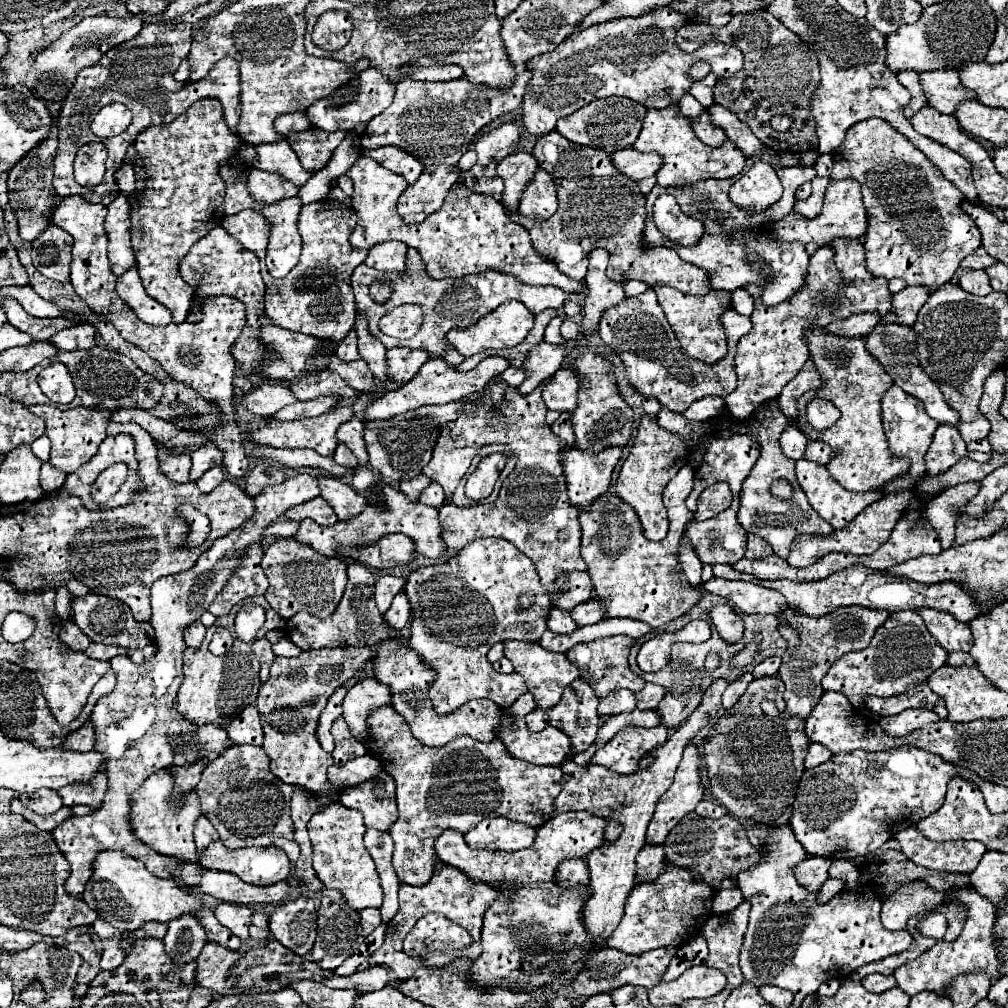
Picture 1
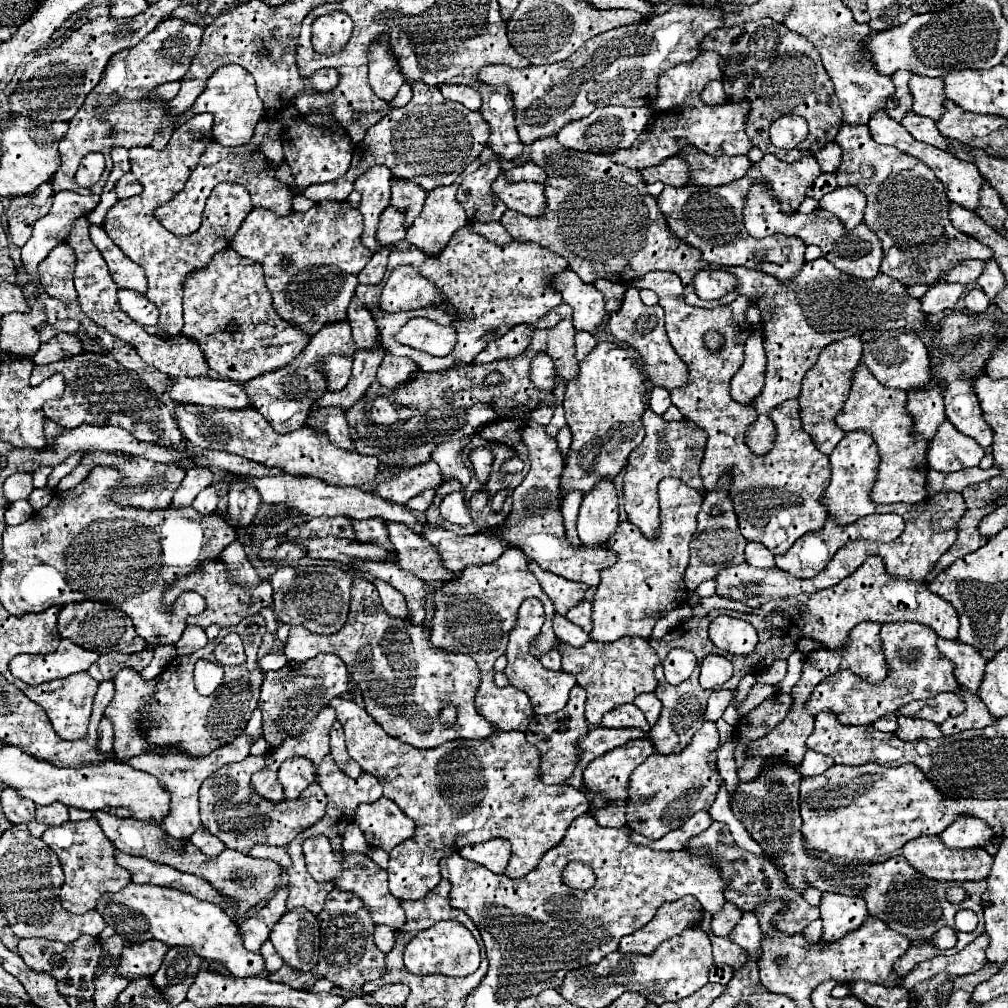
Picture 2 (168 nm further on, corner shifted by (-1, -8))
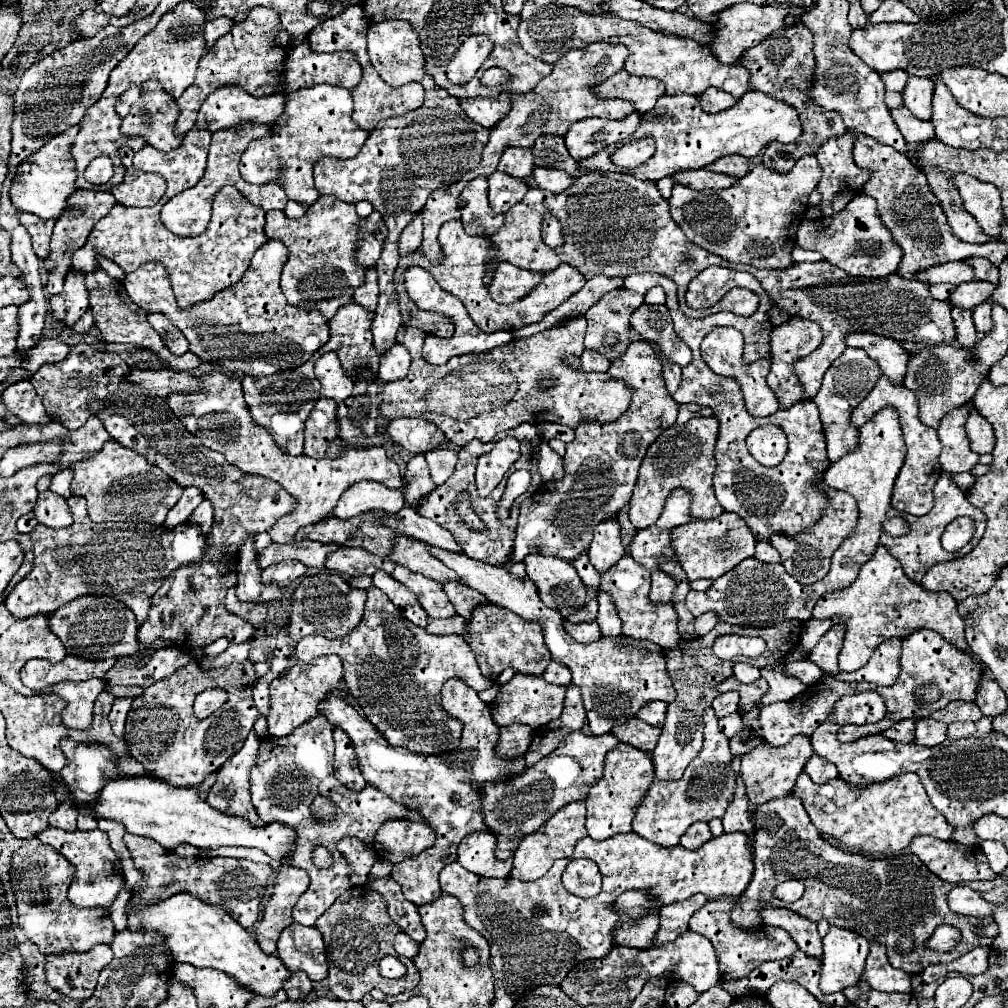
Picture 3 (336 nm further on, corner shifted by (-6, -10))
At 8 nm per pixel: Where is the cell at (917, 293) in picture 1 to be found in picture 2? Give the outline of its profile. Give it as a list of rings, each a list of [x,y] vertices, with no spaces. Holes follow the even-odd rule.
[[[939,283],[931,287],[919,301],[921,301],[921,311],[925,315],[937,315],[945,309],[953,309],[957,299],[965,293],[965,285],[961,283]]]

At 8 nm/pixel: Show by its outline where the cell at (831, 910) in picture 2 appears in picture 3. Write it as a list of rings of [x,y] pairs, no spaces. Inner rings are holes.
[[[830,927],[822,943],[824,961],[820,971],[820,989],[824,993],[834,993],[848,985],[856,985],[864,973],[870,943],[860,935],[838,927]]]

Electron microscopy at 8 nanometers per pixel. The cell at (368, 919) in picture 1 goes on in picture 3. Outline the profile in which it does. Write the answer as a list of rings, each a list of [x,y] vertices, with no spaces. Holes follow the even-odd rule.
[[[398,933],[394,939],[394,949],[398,955],[412,959],[412,957],[416,957],[416,949],[420,949],[420,943],[412,941],[406,933]]]

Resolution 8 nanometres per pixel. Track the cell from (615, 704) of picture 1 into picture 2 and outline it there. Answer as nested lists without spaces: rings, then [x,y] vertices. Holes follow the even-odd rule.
[[[623,705],[623,707],[615,707],[615,711],[607,711],[607,715],[603,715],[601,721],[603,727],[641,727],[643,731],[649,731],[649,723],[645,721],[643,713],[633,705]]]

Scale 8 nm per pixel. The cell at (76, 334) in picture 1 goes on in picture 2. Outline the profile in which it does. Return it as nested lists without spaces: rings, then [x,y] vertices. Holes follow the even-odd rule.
[[[59,333],[53,339],[41,343],[41,349],[35,353],[33,363],[35,365],[47,365],[51,361],[67,359],[71,355],[83,353],[83,343],[77,335],[73,333]]]

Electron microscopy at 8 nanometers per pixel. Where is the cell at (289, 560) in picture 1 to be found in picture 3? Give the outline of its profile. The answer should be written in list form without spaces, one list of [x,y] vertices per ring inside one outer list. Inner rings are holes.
[[[316,575],[304,577],[292,597],[292,615],[288,623],[288,635],[294,643],[308,635],[324,635],[328,639],[338,639],[350,633],[362,619],[366,605],[366,591],[352,589],[340,575]]]

